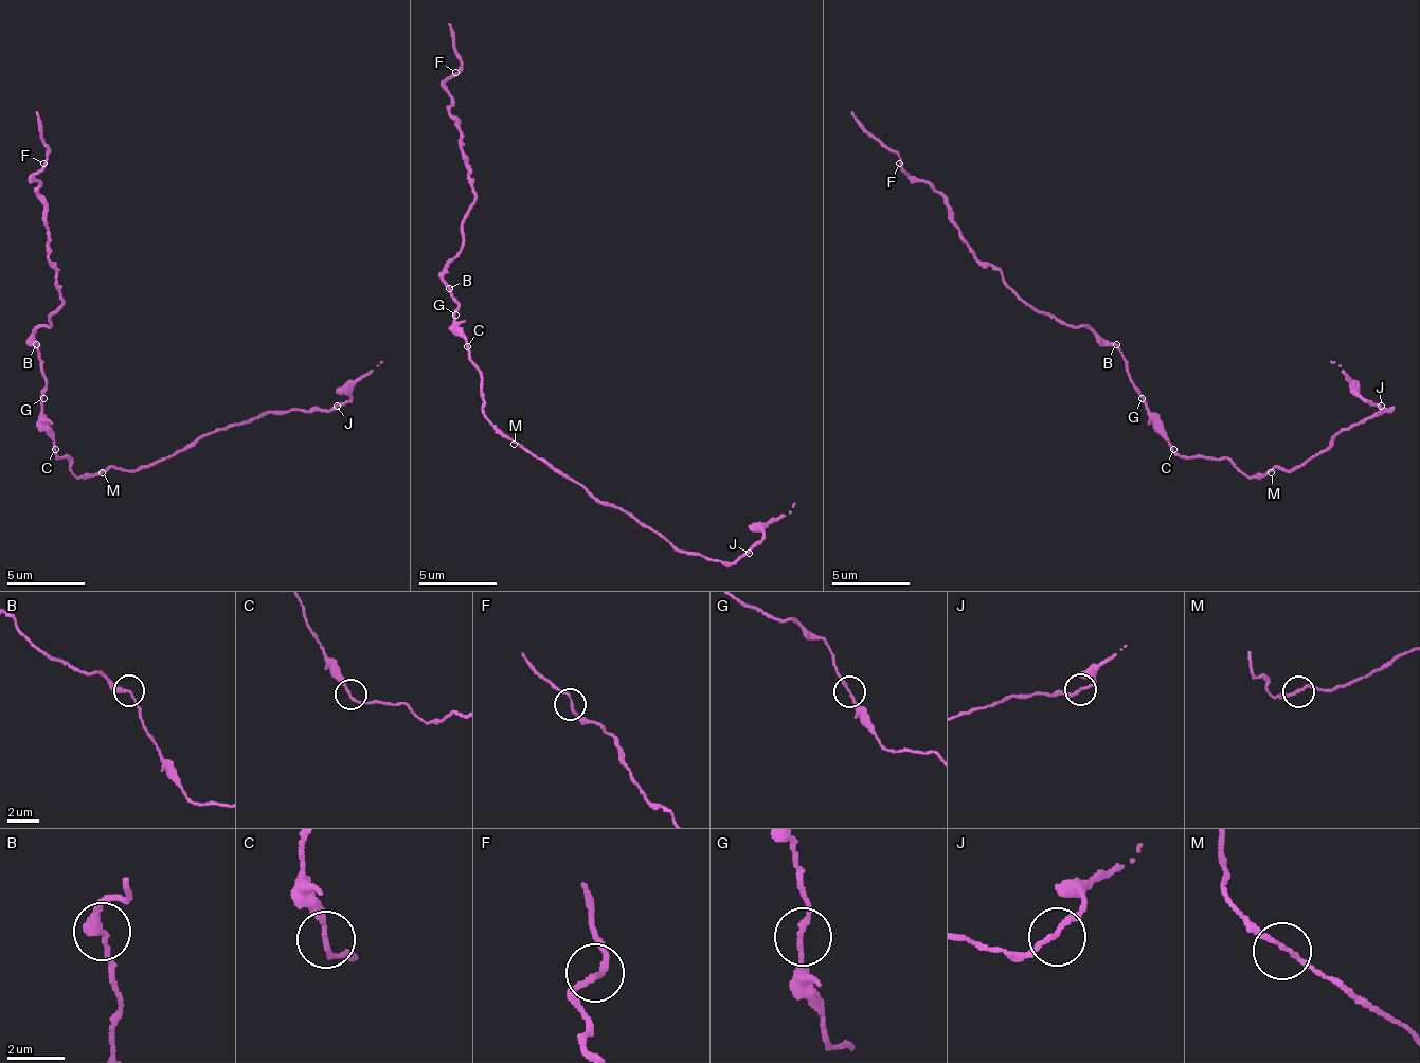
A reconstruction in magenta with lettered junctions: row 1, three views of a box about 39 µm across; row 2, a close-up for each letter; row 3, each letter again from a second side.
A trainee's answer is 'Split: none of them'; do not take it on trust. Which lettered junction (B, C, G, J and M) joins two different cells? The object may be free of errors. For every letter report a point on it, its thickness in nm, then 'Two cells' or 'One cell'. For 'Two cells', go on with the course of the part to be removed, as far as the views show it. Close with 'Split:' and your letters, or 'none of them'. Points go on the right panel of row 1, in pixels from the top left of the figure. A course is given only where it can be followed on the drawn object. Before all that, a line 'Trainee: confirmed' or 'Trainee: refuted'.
Trainee: confirmed
B: Place: (1116, 344). Thickness 180 nm. One cell
C: Place: (1173, 449). Thickness 160 nm. One cell
G: Place: (1142, 398). Thickness 150 nm. One cell
J: Place: (1381, 406). Thickness 170 nm. One cell
M: Place: (1271, 472). Thickness 150 nm. One cell
Split: none of them

